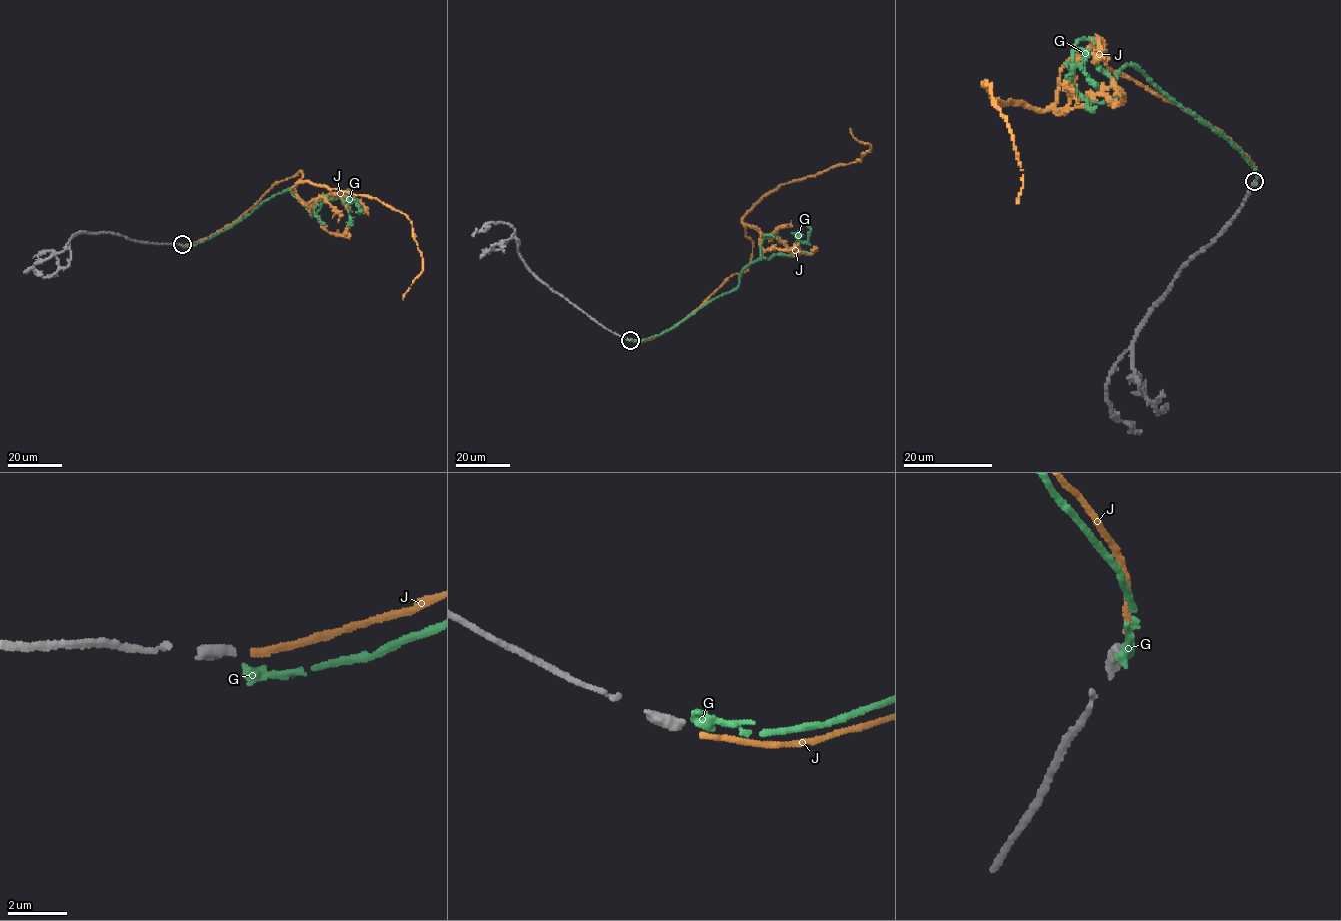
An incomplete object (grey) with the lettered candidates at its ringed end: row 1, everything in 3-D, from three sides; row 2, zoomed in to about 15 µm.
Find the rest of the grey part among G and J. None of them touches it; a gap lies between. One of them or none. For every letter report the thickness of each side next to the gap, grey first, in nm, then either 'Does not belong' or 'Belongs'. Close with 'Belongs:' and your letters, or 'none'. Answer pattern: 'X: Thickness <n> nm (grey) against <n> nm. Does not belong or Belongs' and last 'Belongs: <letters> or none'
G: Thickness 380 nm (grey) against 360 nm. Does not belong
J: Thickness 380 nm (grey) against 200 nm. Belongs
Belongs: J

